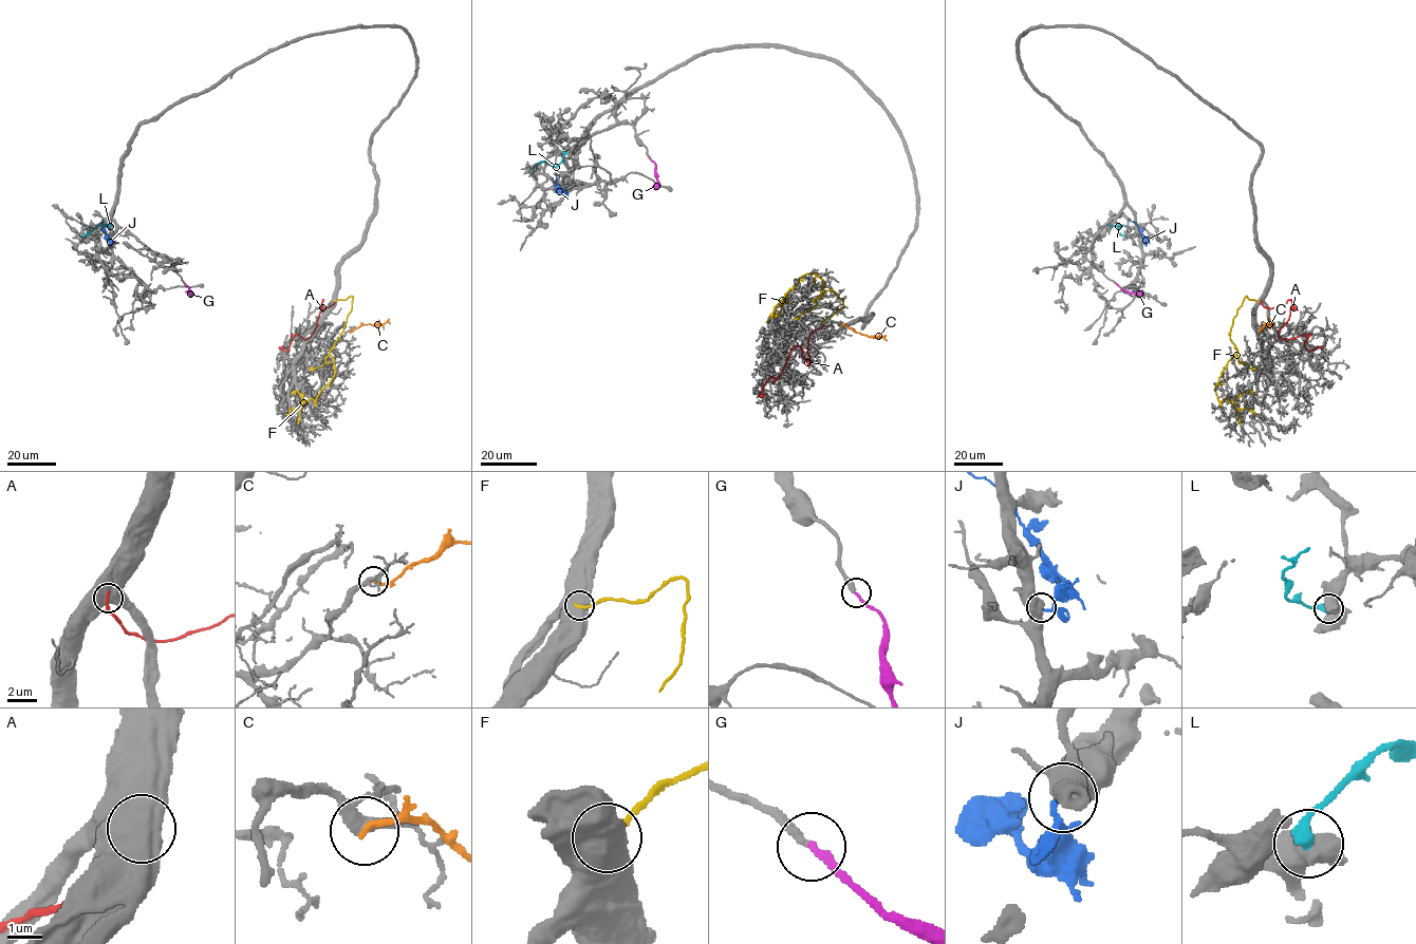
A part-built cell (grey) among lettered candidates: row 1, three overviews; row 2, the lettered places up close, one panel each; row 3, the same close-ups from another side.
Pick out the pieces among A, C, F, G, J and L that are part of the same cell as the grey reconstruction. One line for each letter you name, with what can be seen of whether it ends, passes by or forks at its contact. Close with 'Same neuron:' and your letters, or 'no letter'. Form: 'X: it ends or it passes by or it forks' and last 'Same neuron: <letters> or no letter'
G: it ends
Same neuron: G

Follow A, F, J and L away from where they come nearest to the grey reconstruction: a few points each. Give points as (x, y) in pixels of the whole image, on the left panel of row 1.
A: (334, 301), (322, 308), (322, 300), (314, 333), (304, 339), (296, 334), (287, 351), (281, 346), (285, 347)
F: (334, 300), (352, 300), (330, 352), (334, 375), (315, 401), (311, 398), (285, 414)
J: (111, 243), (103, 220)
L: (82, 236), (98, 225), (112, 224)

